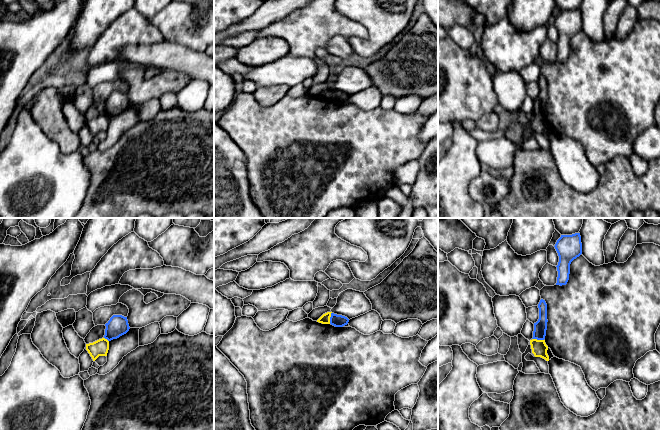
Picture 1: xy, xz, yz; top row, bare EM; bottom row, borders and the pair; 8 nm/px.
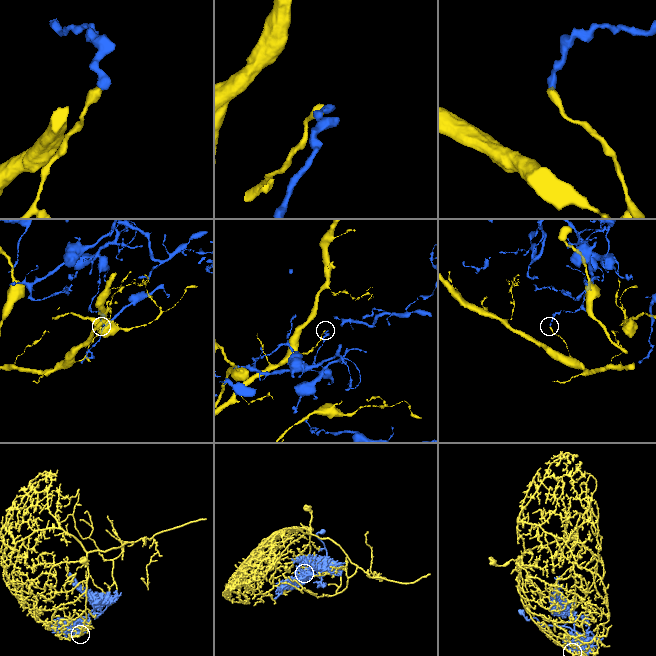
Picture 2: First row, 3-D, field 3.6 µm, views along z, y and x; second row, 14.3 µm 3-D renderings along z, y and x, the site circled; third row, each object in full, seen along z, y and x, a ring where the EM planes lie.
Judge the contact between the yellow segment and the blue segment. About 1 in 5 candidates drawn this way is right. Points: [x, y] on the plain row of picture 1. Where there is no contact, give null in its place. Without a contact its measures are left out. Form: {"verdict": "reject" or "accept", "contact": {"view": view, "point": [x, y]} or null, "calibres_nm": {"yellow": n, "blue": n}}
{"verdict": "reject", "contact": {"view": "yz", "point": [538, 116]}, "calibres_nm": {"yellow": 130, "blue": 110}}

